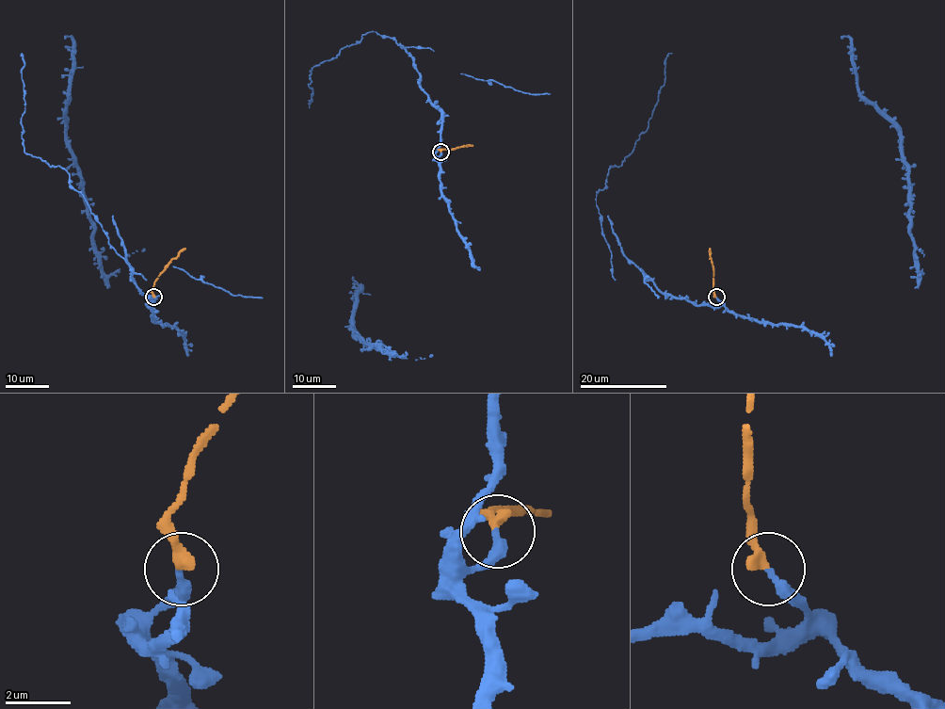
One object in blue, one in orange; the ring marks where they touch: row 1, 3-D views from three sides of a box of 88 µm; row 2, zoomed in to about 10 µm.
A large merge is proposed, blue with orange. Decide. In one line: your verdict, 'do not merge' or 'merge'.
do not merge

